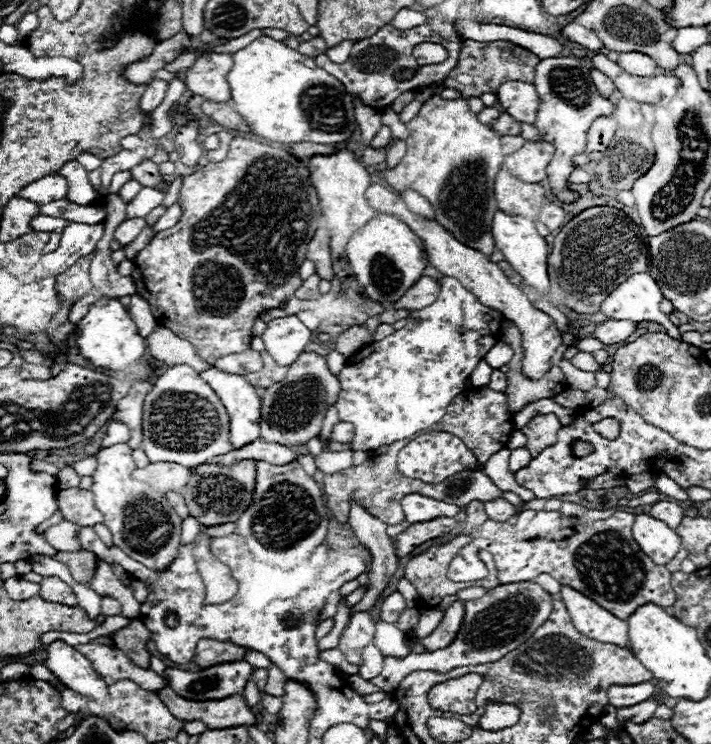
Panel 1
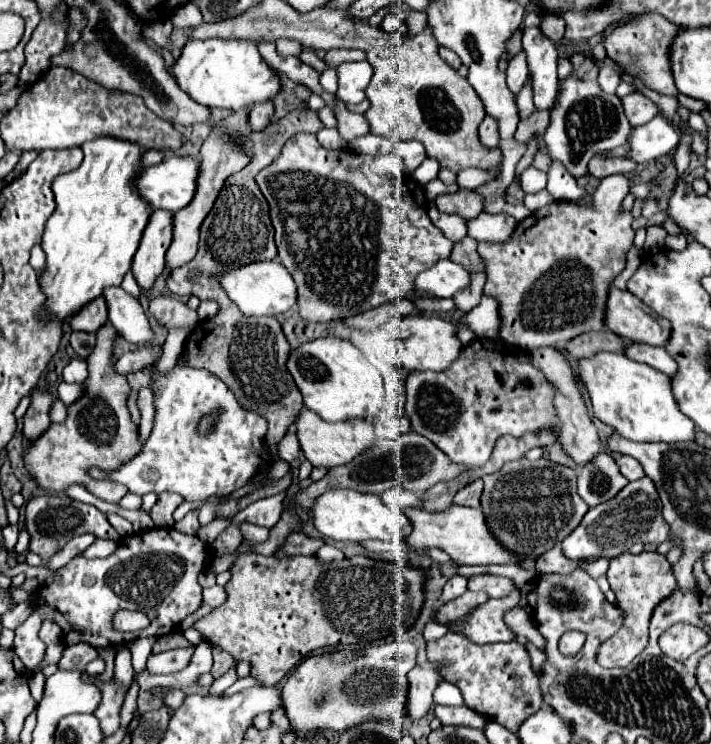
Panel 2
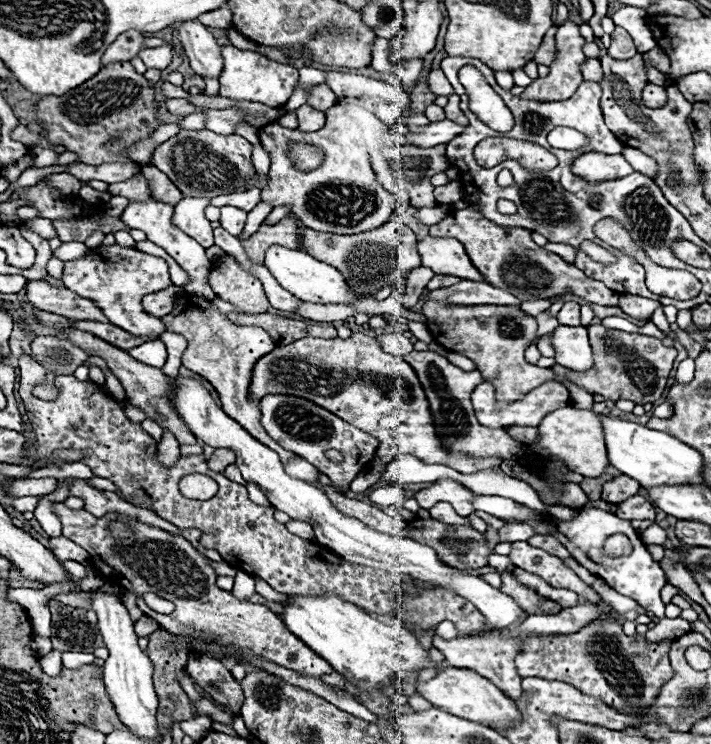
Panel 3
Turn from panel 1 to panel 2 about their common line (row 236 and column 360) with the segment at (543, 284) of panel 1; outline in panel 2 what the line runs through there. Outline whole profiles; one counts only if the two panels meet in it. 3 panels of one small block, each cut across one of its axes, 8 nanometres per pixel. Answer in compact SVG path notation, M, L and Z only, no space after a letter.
M334 490L334 492L322 494L316 500L310 512L310 518L314 522L314 528L324 538L342 540L342 542L364 542L364 540L404 542L412 532L412 522L402 510L392 512L388 506L382 504L382 500L376 494L360 494L354 490Z

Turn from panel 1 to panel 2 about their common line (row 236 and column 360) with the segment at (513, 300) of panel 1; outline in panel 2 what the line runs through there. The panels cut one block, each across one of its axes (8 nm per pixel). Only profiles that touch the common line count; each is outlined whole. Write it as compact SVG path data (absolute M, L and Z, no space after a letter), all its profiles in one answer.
M304 408L296 420L296 428L298 428L298 440L302 446L302 452L316 468L332 470L336 466L344 466L352 462L358 454L374 446L374 428L366 420L344 420L334 424L334 422L322 420L318 414Z

